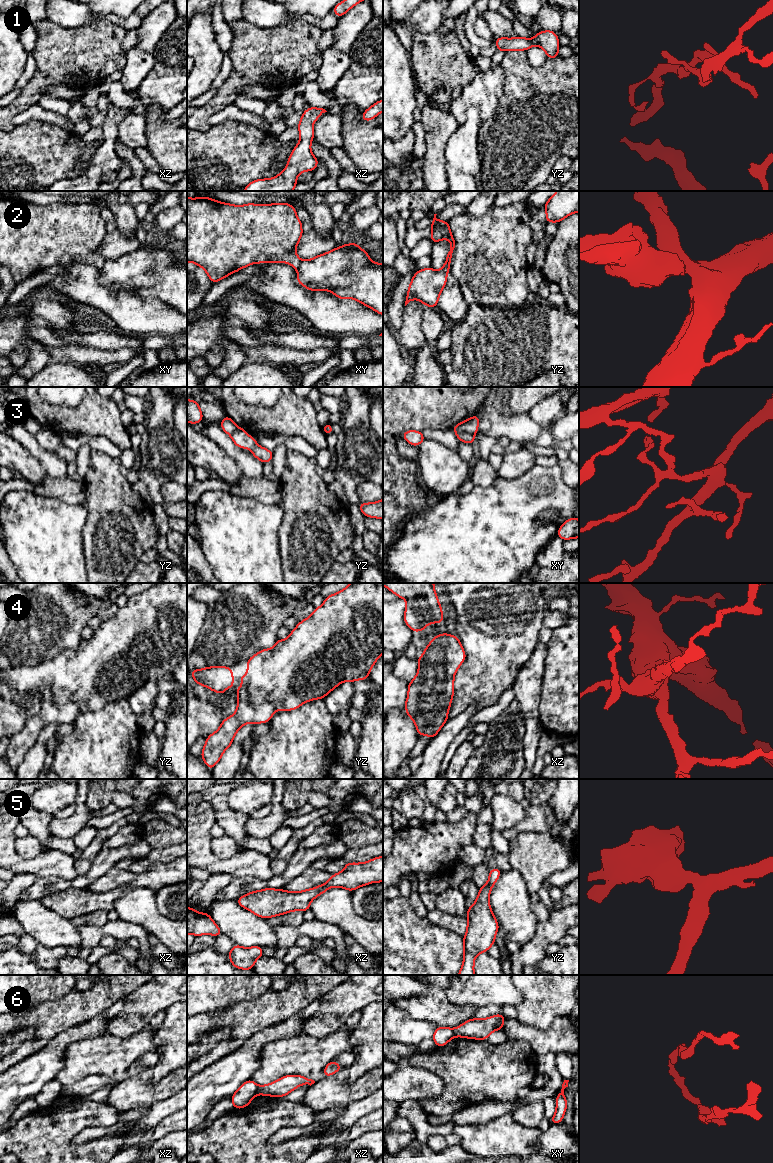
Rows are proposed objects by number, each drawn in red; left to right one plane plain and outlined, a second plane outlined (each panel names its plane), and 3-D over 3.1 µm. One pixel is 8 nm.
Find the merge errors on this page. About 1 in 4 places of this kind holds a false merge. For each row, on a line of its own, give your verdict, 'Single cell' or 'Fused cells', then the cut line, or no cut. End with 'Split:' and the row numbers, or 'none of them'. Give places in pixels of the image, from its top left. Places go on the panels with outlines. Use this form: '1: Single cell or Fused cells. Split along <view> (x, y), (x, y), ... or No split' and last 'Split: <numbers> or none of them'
1: Single cell. No split
2: Fused cells. Split along xy (301, 261), (297, 269)
3: Fused cells. Split along xy (473, 433), (458, 432), (456, 434)
4: Single cell. No split
5: Single cell. No split
6: Fused cells. Split along xz (259, 1086), (256, 1093)
Split: 2, 3, 6

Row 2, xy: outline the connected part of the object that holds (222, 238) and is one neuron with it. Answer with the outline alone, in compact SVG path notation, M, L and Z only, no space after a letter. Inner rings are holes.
M187 196L187 263L193 262L202 267L213 283L253 263L290 263L294 269L298 269L301 260L295 249L302 235L302 222L291 204L248 203L237 206L205 196L193 199Z

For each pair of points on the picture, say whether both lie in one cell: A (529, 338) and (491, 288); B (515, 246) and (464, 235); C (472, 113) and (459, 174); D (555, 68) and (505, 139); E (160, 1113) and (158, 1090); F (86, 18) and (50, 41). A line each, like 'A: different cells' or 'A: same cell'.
A: different cells
B: same cell
C: same cell
D: same cell
E: different cells
F: different cells

